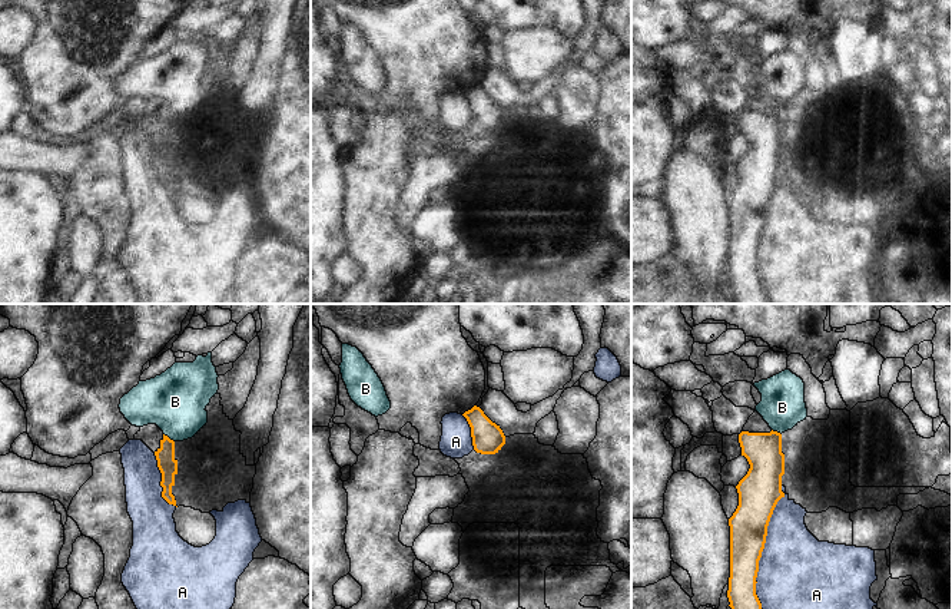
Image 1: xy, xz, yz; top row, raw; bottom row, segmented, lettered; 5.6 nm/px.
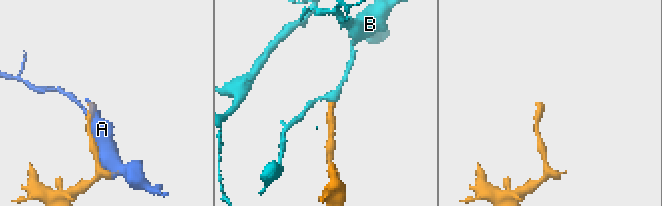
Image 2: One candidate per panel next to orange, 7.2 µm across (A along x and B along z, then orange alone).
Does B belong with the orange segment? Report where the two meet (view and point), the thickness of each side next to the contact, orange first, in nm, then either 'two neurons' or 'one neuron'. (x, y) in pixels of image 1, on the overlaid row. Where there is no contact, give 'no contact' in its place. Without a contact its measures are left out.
contact xy (168, 437); calibres 110 and 340 nm; one neuron

